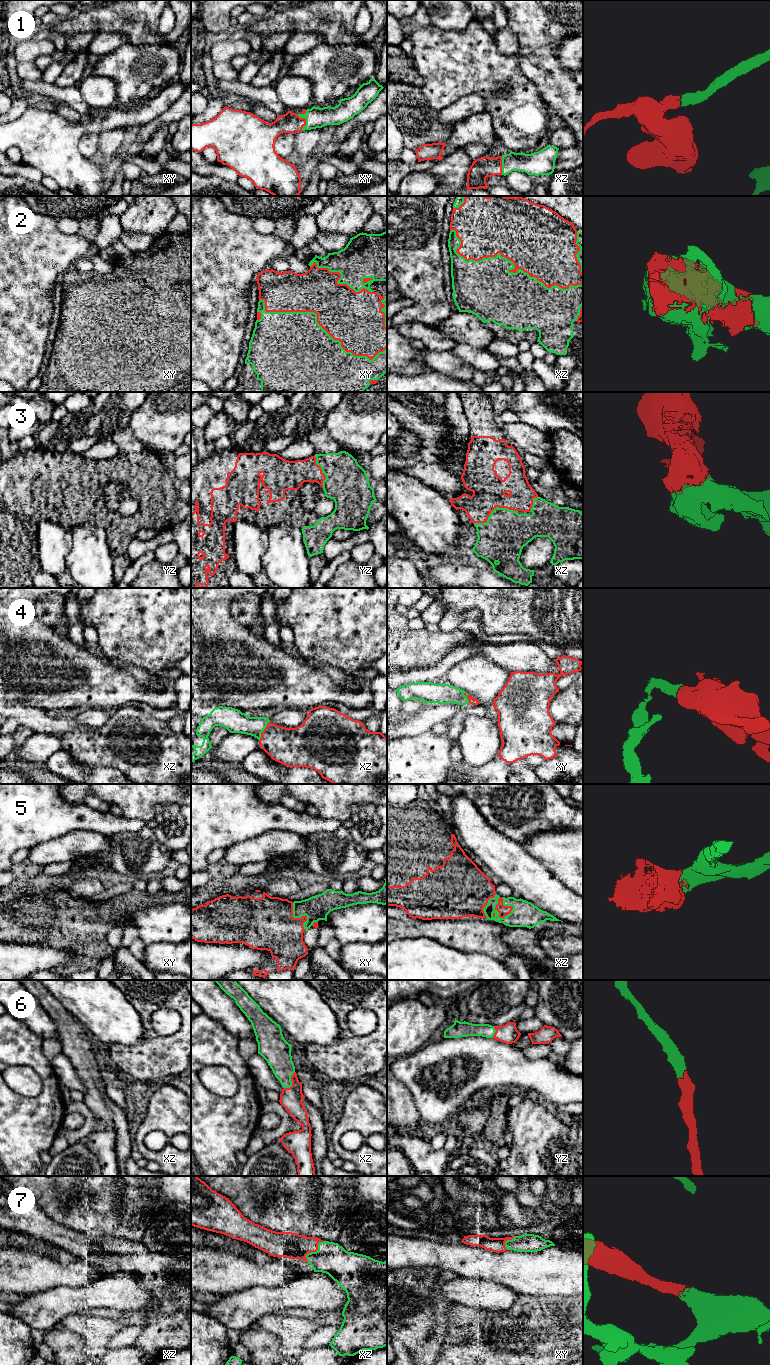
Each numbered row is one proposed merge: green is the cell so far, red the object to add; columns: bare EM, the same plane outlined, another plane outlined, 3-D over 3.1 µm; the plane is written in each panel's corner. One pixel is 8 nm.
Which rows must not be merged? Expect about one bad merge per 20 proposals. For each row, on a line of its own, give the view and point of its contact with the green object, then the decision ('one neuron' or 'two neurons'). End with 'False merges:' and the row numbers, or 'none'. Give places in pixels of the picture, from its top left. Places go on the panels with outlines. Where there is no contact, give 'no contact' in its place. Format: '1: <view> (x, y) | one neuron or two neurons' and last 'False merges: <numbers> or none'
1: xy (306, 121) | one neuron
2: xz (511, 261) | one neuron
3: xz (493, 510) | one neuron
4: xz (263, 730) | one neuron
5: xz (494, 908) | one neuron
6: xz (291, 1082) | one neuron
7: xz (313, 1252) | one neuron
False merges: none

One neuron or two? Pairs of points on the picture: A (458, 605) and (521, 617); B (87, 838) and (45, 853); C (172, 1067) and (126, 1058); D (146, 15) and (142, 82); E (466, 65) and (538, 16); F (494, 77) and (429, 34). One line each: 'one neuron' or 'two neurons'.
A: one neuron
B: one neuron
C: one neuron
D: two neurons
E: two neurons
F: one neuron

